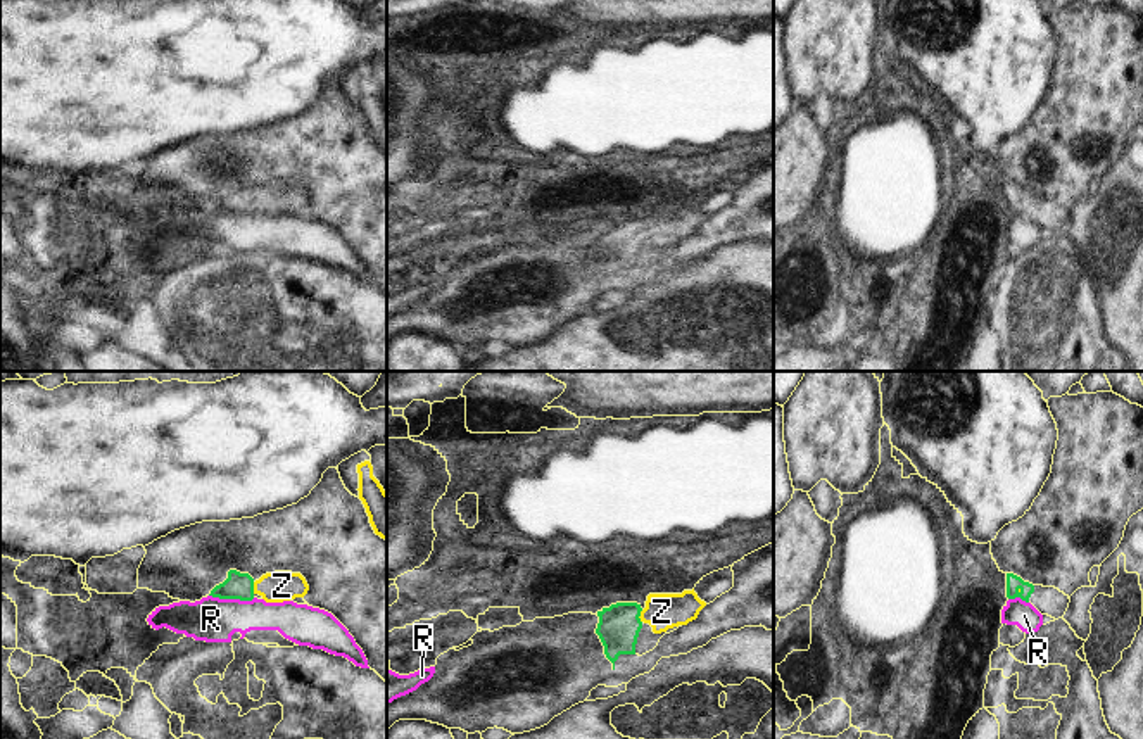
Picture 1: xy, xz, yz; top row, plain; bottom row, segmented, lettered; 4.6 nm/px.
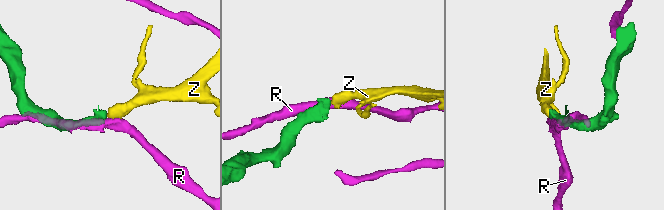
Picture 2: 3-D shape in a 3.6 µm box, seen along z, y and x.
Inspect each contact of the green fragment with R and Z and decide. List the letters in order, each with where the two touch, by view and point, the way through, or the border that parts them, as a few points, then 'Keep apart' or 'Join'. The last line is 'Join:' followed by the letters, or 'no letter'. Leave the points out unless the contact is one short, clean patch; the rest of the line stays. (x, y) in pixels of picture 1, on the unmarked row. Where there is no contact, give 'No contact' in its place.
R: Touches green at xy (232, 211). Keep apart
Z: Touches green at xz (639, 228). Path across: xz (618, 240), (631, 228), (639, 228), (662, 225). Join
Join: Z

